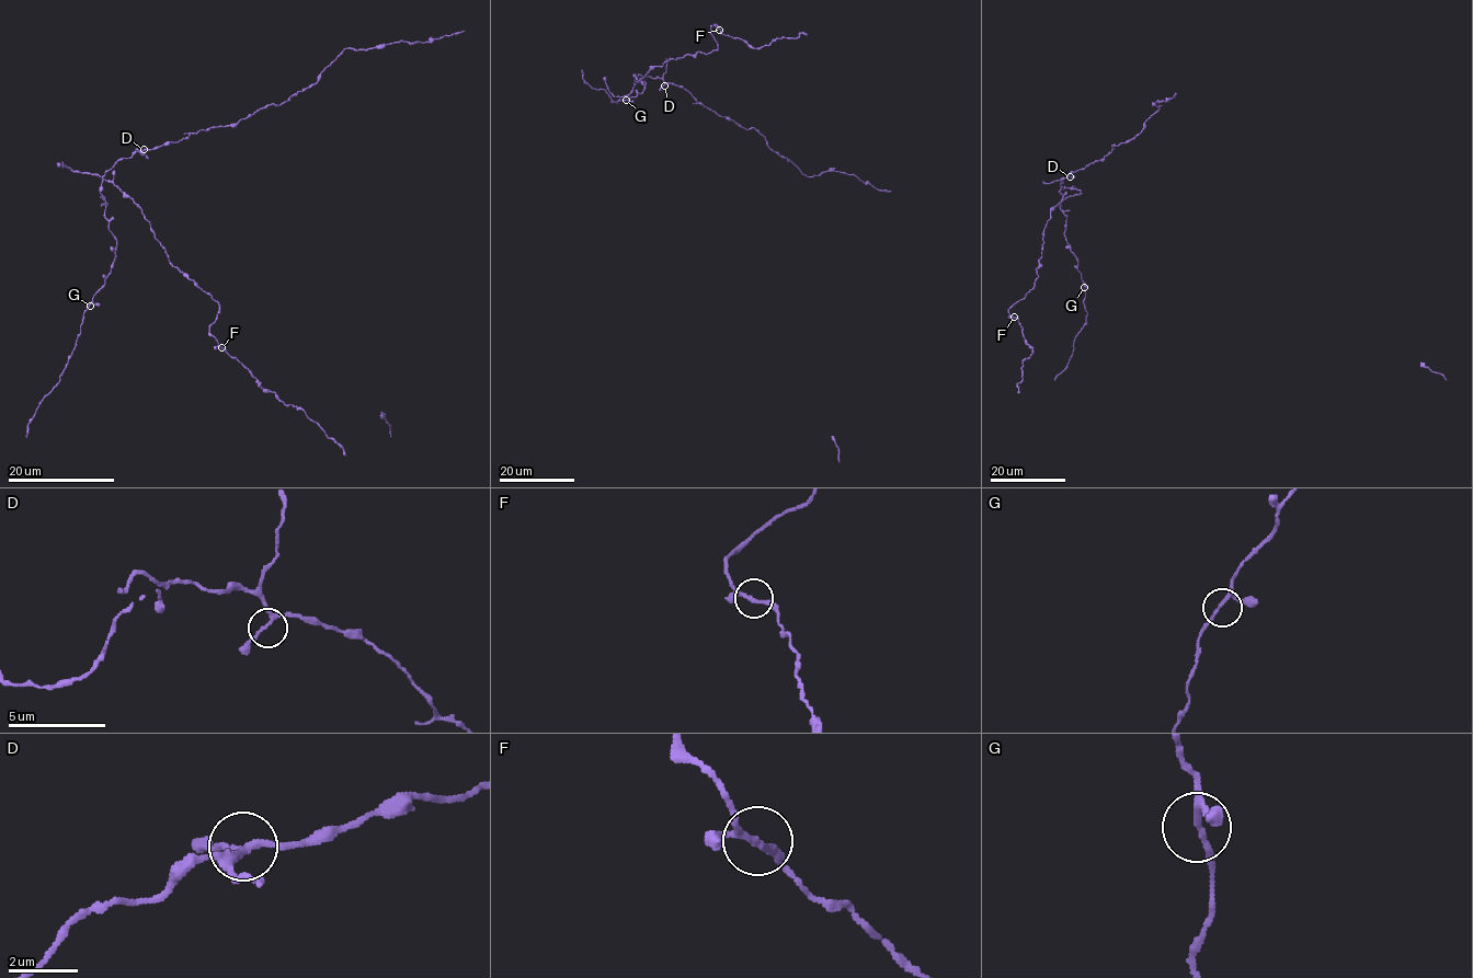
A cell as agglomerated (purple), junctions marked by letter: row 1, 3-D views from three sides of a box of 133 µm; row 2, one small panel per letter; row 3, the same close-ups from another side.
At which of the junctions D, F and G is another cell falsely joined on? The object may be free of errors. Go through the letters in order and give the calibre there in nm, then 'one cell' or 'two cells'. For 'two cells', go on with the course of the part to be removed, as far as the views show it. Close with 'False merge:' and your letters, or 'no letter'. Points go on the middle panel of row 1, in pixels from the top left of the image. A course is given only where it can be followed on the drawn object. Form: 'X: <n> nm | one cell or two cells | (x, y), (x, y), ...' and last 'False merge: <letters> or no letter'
D: 150 nm | one cell
F: 150 nm | one cell
G: 150 nm | one cell
False merge: no letter

